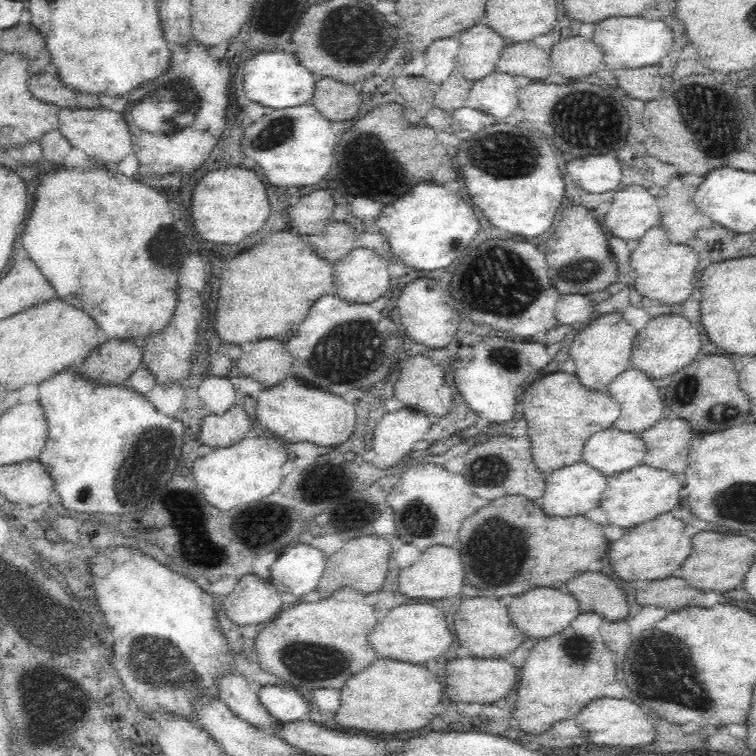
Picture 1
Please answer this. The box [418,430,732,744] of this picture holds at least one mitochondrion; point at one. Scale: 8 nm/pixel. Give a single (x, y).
(668, 668)

